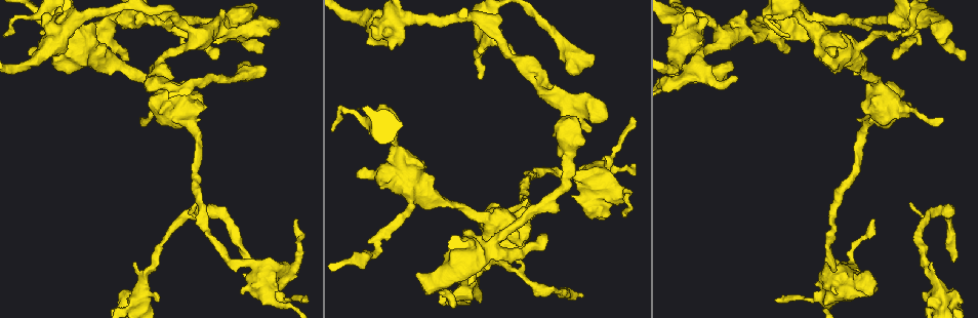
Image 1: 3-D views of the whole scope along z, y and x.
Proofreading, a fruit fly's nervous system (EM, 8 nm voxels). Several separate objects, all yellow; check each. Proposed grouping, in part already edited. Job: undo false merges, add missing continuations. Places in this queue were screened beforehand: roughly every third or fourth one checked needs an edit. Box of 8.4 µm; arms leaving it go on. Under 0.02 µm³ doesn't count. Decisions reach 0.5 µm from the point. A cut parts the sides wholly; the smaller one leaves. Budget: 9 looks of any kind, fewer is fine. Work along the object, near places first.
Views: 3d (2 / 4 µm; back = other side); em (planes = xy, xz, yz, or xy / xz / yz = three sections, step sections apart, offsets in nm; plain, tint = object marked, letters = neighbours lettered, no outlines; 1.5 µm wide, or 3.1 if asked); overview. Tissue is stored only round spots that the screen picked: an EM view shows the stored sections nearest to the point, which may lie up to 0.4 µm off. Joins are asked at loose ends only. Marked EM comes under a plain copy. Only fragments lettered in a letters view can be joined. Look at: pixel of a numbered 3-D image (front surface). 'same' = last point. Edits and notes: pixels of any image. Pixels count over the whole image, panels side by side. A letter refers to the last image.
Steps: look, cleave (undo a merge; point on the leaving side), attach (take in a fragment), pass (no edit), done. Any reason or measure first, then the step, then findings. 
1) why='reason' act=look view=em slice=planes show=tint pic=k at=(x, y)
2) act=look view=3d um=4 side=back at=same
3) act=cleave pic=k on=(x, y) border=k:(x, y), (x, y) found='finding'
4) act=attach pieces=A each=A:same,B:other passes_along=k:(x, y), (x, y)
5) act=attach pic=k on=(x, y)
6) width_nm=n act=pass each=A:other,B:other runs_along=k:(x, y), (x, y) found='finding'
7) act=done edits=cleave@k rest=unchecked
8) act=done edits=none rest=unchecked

why='free end' act=look view=3d um=4 pic=1 at=(157, 301)

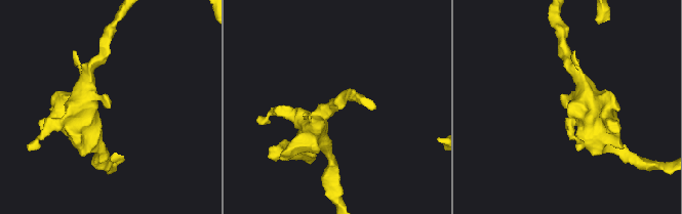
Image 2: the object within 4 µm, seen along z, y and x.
why='need the tissue' act=look view=em slice=yz step=4 show=tint pic=2 at=(564, 106)

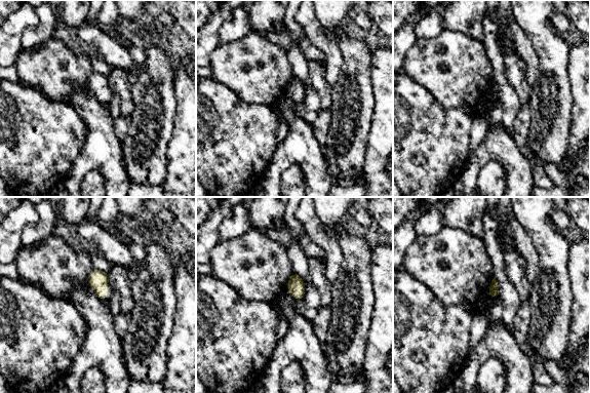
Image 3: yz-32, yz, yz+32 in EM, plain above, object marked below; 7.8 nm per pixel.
why='cut it another way' act=look view=em slice=planes show=letters at=same

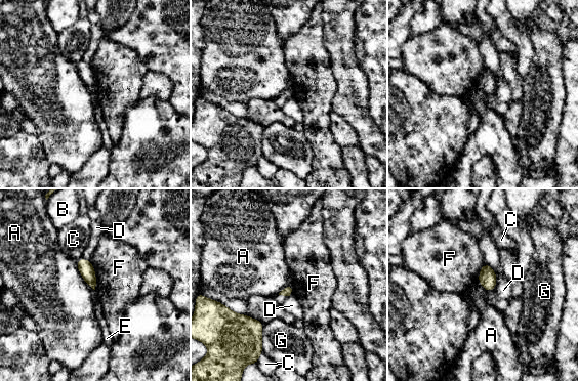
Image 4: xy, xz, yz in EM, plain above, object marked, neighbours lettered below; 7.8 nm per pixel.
act=pass each=A:other,B:other,C:other,D:other,E:other,F:other,G:other border=4:(76, 261), (80, 274), (93, 290) found='no lettered fragment goes on from it'

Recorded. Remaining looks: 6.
why='free end' act=look view=3d um=4 pic=1 at=(954, 259)

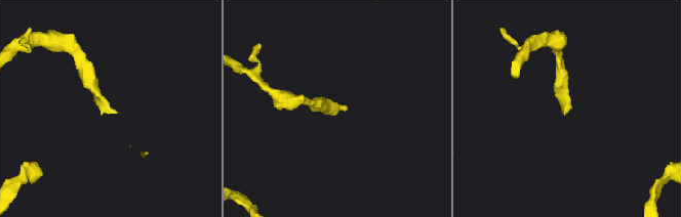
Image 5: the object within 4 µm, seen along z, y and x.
why='shape alone is not enough' act=look view=em slice=planes show=letters pic=5 at=(565, 115)

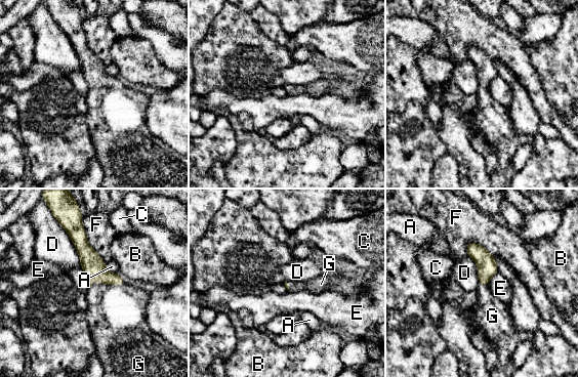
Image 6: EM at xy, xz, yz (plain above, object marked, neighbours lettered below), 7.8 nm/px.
act=attach pieces=G each=A:other,B:other,C:other,D:other,E:other,F:other,G:same passes_along=6:(93, 266), (106, 284), (116, 313) found='the neuron continues'

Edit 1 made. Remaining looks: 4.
act=look view=overview

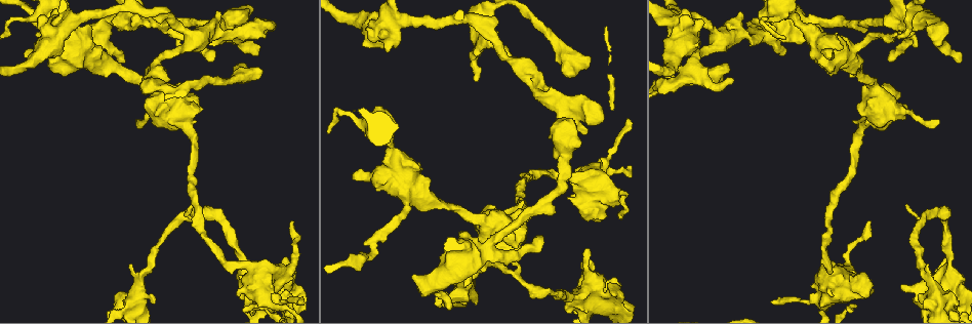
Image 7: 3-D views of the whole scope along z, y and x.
why='free end' act=look view=3d um=2 pic=7 at=(591, 57)

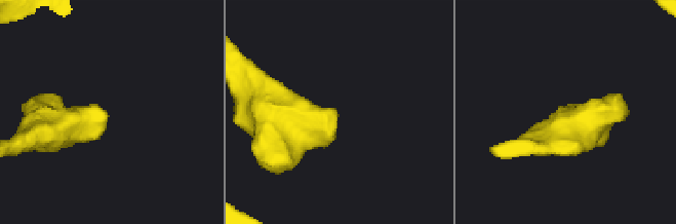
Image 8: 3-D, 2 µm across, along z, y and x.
act=look view=em slice=yz step=4 show=letters pic=8 at=(107, 117)

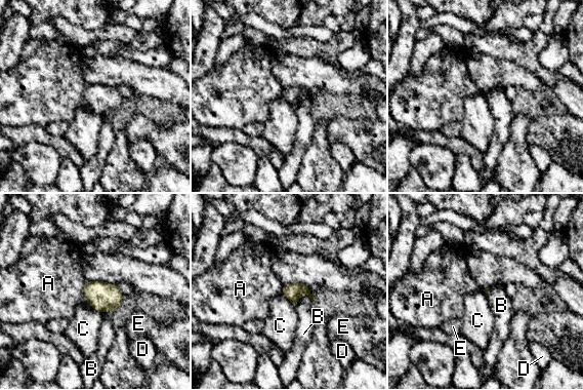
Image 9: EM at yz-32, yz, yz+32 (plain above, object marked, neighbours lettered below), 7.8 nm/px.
longest_contact=A:160nm act=pass each=A:other,B:other,C:other,D:other,E:other found='no lettered fragment goes on from it'

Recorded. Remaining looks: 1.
act=done edits=attach@6 rest=unchecked

